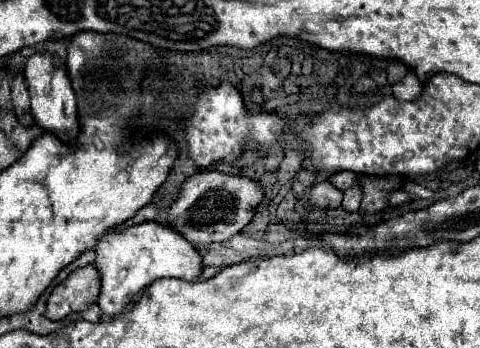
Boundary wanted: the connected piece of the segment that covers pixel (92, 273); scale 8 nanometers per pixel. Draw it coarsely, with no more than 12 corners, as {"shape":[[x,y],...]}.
{"shape":[[93,265],[79,267],[47,301],[47,317],[59,321],[85,311],[99,295]]}

